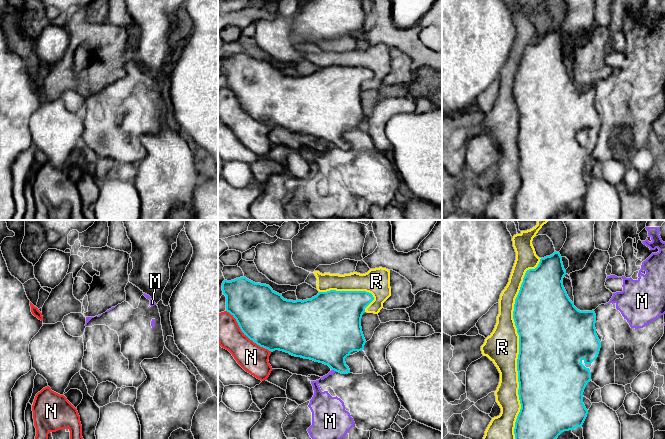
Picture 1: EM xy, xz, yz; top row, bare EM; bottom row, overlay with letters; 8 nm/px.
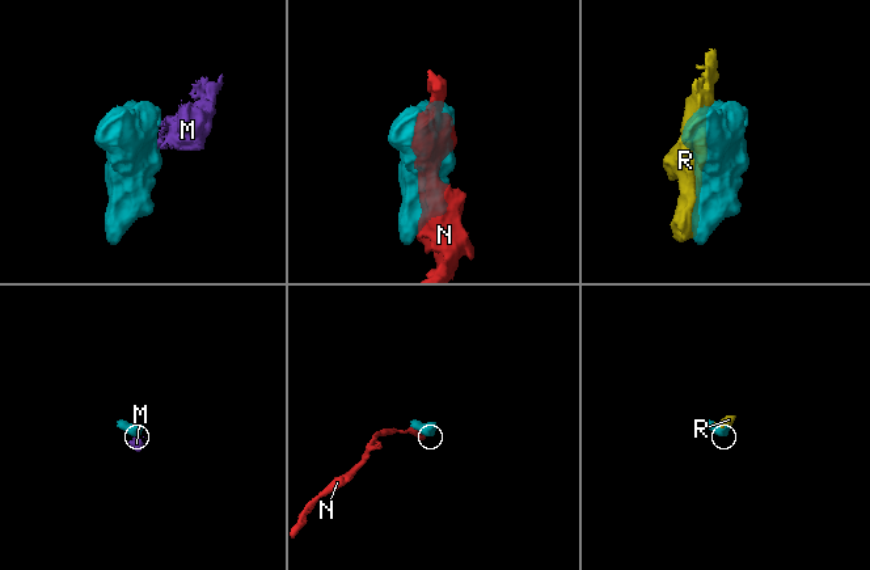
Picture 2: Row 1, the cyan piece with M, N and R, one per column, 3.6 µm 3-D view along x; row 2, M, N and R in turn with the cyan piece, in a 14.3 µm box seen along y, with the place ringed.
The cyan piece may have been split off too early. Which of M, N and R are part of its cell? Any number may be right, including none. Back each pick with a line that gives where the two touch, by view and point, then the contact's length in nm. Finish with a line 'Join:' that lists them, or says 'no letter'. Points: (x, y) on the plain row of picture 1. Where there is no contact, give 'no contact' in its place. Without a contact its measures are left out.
Join: no letter

